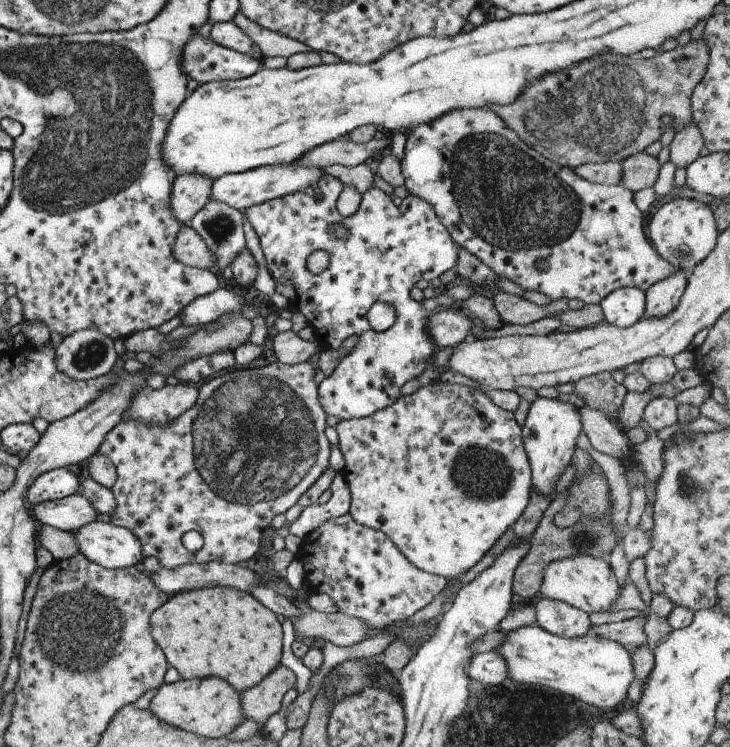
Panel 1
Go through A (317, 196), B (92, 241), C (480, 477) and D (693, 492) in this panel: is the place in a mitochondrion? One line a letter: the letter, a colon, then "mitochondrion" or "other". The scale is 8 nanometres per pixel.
A: other
B: other
C: mitochondrion
D: mitochondrion

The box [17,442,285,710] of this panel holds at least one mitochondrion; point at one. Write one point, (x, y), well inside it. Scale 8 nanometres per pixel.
(80, 633)

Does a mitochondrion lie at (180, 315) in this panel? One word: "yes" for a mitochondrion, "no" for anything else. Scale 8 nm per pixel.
no

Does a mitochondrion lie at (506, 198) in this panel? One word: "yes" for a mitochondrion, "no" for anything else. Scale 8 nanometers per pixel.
yes

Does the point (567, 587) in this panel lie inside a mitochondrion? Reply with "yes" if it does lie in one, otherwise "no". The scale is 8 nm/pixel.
no

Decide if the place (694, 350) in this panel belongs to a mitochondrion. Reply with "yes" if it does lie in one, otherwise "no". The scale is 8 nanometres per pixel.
no

